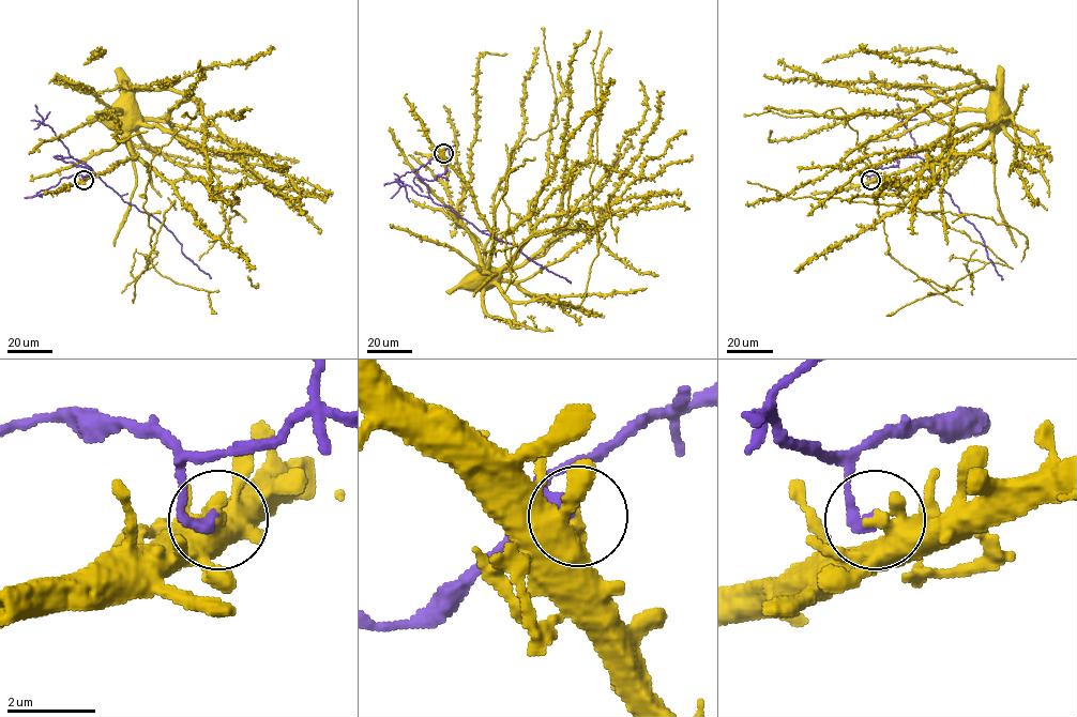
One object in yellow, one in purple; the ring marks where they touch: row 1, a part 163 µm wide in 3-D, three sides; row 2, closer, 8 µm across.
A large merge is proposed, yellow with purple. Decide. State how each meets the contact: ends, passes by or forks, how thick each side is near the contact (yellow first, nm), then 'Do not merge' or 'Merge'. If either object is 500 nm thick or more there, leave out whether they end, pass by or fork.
Thickness 550 nm (yellow) against 280 nm. Do not merge

